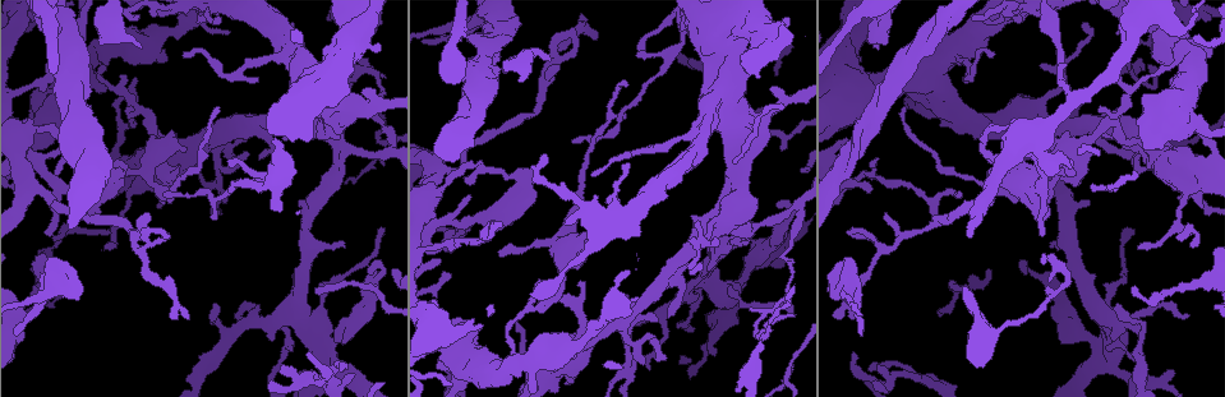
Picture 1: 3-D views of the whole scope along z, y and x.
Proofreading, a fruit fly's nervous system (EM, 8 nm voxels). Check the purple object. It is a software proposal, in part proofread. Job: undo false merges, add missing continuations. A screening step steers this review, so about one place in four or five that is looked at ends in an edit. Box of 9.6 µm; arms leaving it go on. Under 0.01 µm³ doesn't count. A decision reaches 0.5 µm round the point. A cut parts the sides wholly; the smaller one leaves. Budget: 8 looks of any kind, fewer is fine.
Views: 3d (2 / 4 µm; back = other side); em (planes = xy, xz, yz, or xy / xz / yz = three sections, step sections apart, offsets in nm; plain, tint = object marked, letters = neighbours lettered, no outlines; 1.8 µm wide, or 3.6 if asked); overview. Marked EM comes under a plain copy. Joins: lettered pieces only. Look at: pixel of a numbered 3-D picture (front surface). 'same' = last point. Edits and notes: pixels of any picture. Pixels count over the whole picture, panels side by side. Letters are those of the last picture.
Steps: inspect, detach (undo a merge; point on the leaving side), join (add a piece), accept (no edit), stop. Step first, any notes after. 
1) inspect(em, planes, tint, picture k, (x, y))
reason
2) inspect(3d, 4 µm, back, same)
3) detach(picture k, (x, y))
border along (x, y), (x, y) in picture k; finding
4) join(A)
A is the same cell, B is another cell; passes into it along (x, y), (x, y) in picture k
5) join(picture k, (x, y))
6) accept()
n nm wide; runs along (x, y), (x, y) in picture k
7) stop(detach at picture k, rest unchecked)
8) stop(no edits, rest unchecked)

inspect(em, planes, letters, picture 1, (1138, 334))

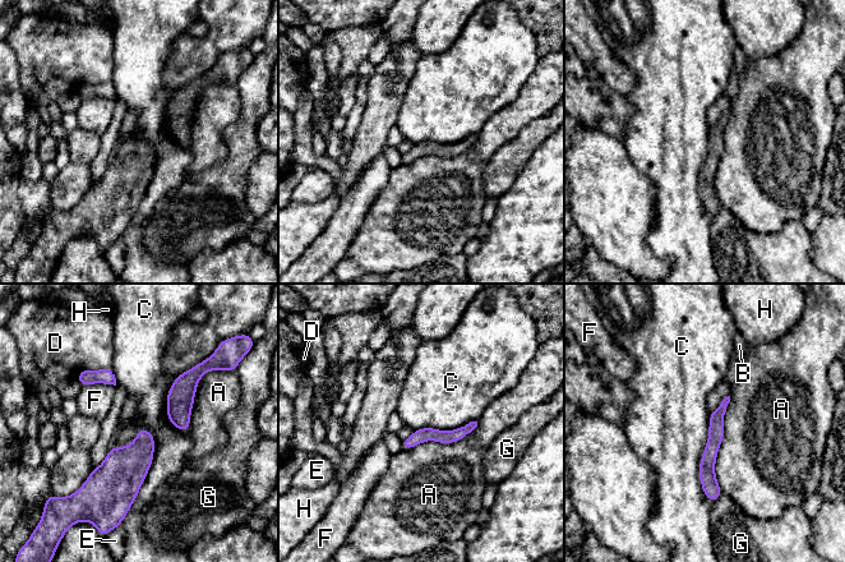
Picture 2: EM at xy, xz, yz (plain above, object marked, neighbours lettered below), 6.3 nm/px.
accept()
A, B, C, D, E, F, G and H are other cells; runs along (723, 406), (709, 455), (712, 498) in picture 2; continuous, no second neuron

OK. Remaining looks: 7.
inspect(3d, 4 µm, picture 1, (1181, 57))
four-way junction

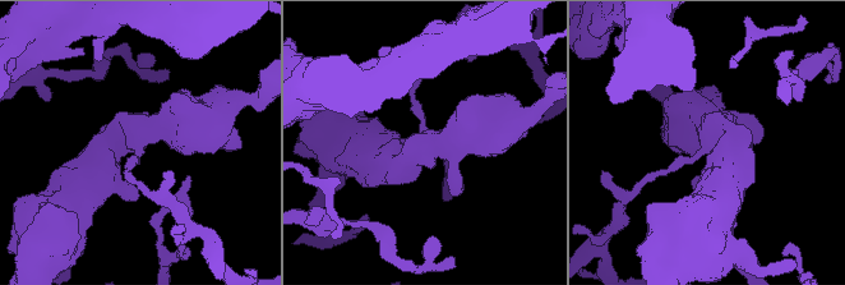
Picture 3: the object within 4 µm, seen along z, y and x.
inspect(em, xy, step 4, tint, picture 3, (712, 135))
4 arms

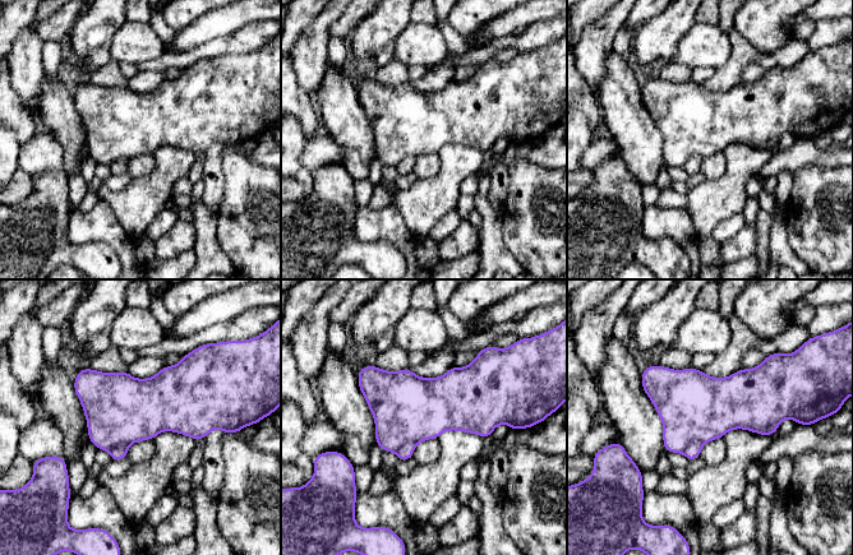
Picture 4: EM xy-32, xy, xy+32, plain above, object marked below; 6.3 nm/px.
inspect(em, planes, letters, same)
cut it another way

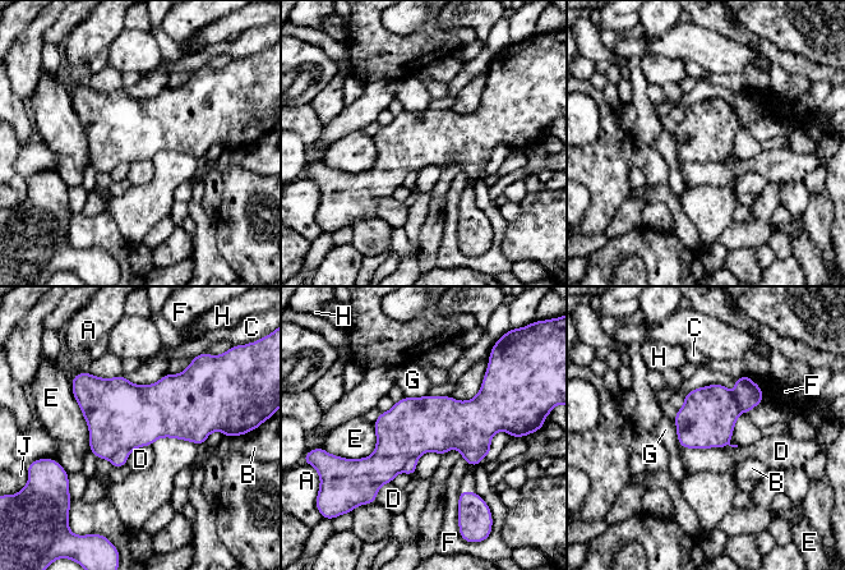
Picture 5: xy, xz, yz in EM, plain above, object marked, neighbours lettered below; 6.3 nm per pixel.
detach(picture 5, (120, 415))
A, B, C, D, E, F, G, H and J are other cells; the part that leaves runs along (501, 423), (418, 424), (356, 464) in picture 5; a second neuron is stuck on

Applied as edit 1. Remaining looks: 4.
inspect(overview)

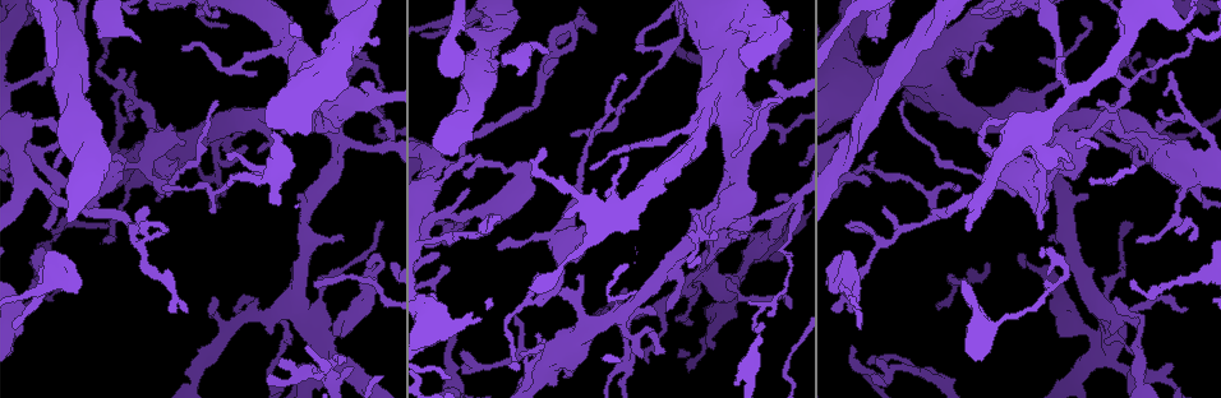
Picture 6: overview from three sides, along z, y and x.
inspect(3d, 4 µm, picture 6, (729, 37))
sudden change in width

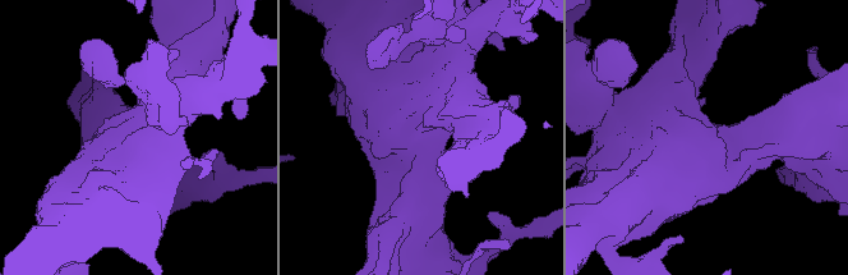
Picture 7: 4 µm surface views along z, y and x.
inspect(em, 3.6 µm, xz, step 8, tint, picture 7, (422, 139))
now the EM

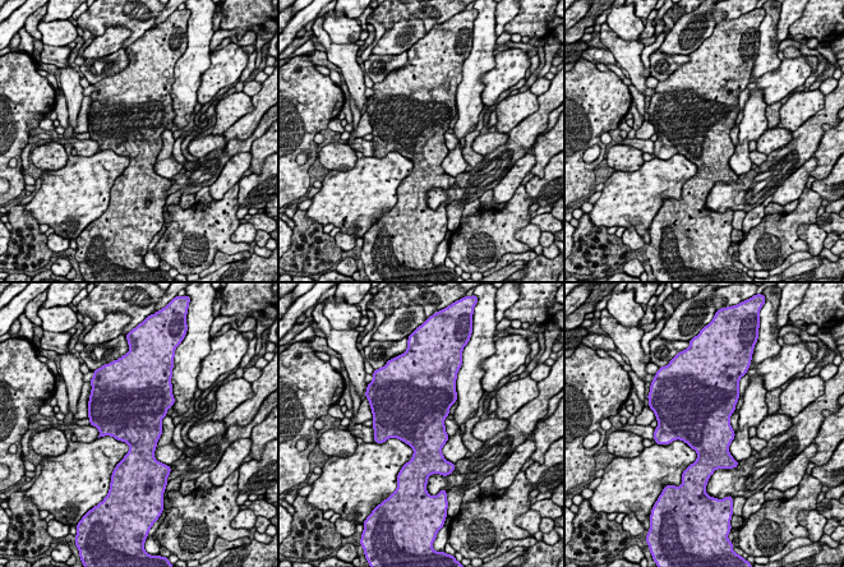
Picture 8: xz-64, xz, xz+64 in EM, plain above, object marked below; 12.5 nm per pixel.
inspect(em, 3.6 µm, planes, letters, same)
cut it another way

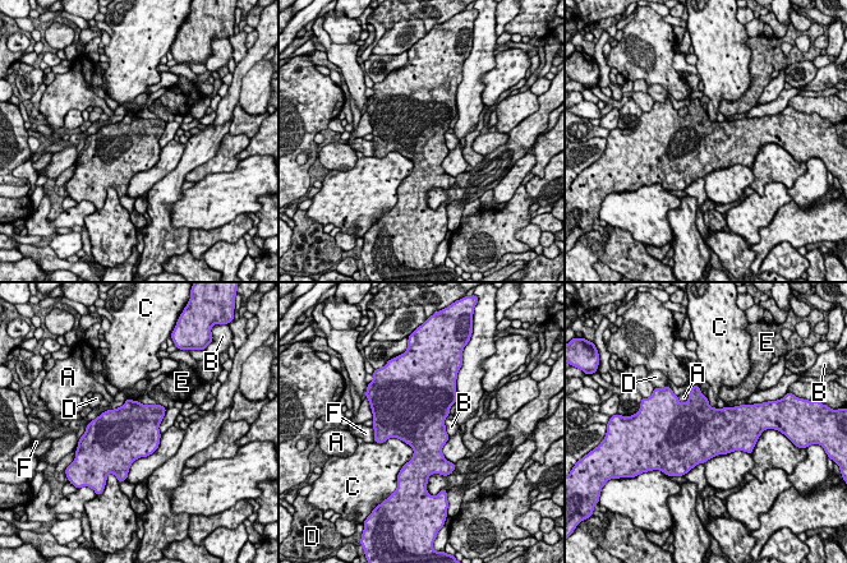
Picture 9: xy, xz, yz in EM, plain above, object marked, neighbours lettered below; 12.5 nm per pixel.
accept()
A, B, C, D, E and F are other cells; border along (381, 442), (399, 438), (413, 456) in picture 9; one neuron here

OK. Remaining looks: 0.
stop(detach at picture 5, rest unchecked)

